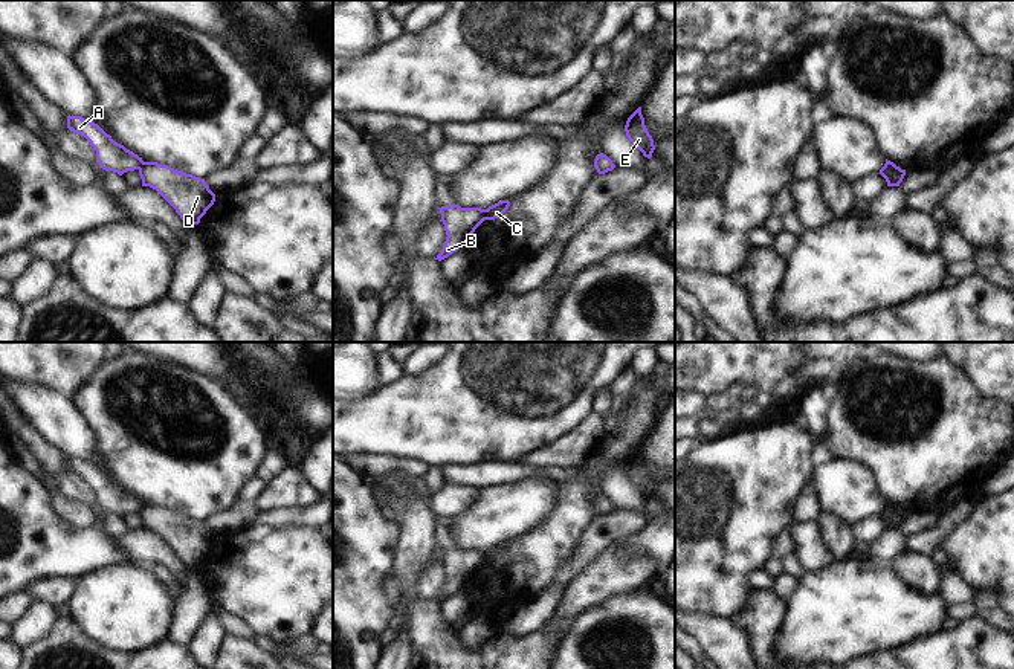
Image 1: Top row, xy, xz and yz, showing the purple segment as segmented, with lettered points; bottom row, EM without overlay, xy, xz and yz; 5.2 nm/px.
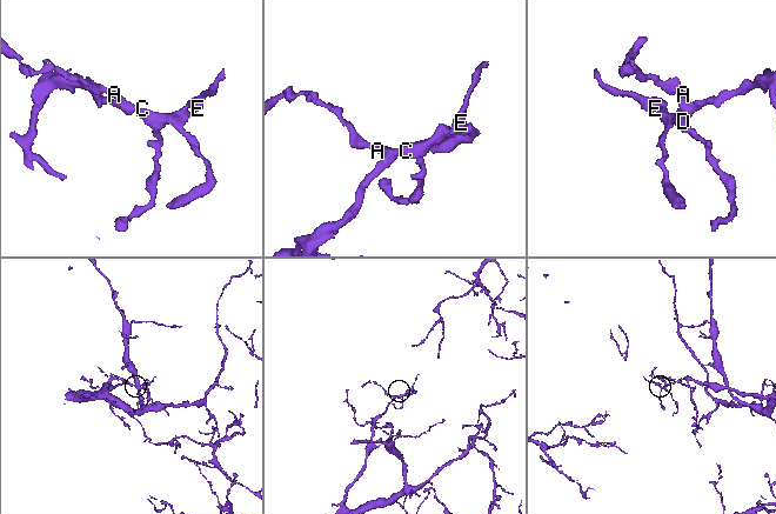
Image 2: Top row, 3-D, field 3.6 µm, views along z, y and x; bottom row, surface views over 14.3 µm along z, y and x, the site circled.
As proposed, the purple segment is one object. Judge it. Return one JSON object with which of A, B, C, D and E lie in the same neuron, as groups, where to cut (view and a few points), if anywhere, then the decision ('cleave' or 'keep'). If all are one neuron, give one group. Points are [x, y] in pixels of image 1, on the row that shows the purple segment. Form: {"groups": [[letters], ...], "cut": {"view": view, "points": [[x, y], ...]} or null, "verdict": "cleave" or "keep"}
{"groups": [["A", "B"], ["C", "D", "E"]], "cut": {"view": "xz", "points": [[483, 210], [484, 219]]}, "verdict": "cleave"}

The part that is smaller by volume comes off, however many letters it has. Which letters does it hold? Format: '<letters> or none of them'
C, D, E

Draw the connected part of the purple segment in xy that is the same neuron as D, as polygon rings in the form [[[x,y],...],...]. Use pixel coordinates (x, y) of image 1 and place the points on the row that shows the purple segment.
[[[144,162],[139,176],[142,186],[156,189],[188,226],[199,225],[215,202],[215,194],[205,179],[177,171],[168,165]]]

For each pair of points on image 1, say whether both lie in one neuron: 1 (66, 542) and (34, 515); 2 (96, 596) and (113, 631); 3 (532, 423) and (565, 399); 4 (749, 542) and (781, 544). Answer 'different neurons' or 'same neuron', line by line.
1: same neuron
2: same neuron
3: same neuron
4: different neurons

